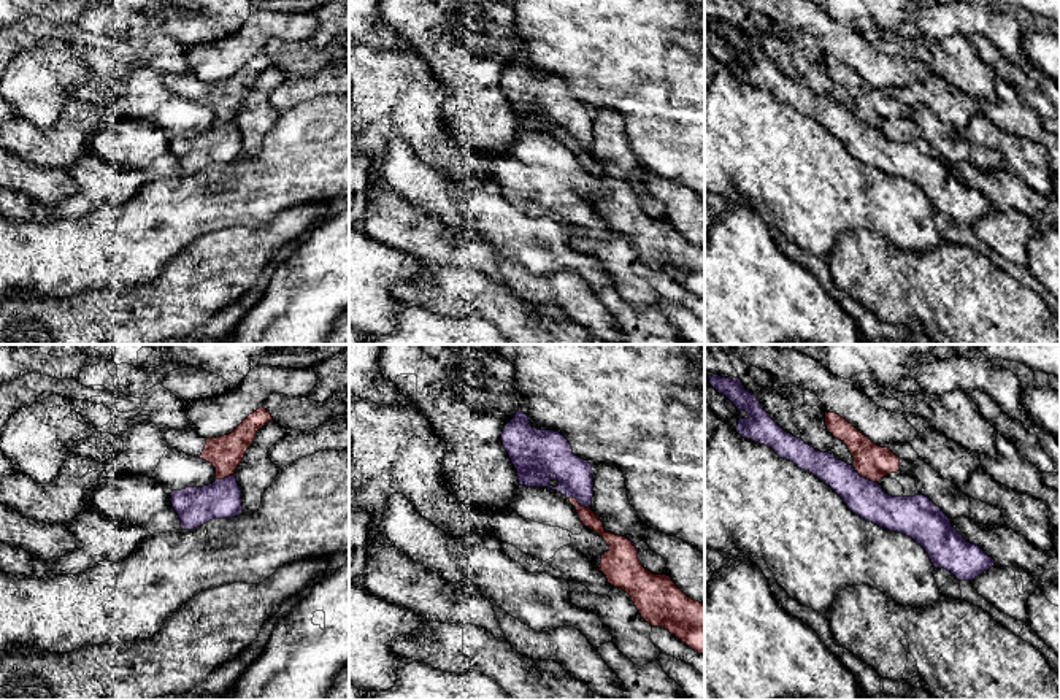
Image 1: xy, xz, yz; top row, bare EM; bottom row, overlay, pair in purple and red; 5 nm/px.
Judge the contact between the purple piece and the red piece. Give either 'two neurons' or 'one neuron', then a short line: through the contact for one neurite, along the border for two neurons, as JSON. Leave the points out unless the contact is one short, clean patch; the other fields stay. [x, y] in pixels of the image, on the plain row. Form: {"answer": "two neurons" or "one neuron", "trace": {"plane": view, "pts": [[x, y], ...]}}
{"answer": "two neurons", "trace": {"plane": "yz", "pts": [[852, 111], [862, 121], [876, 127]]}}

